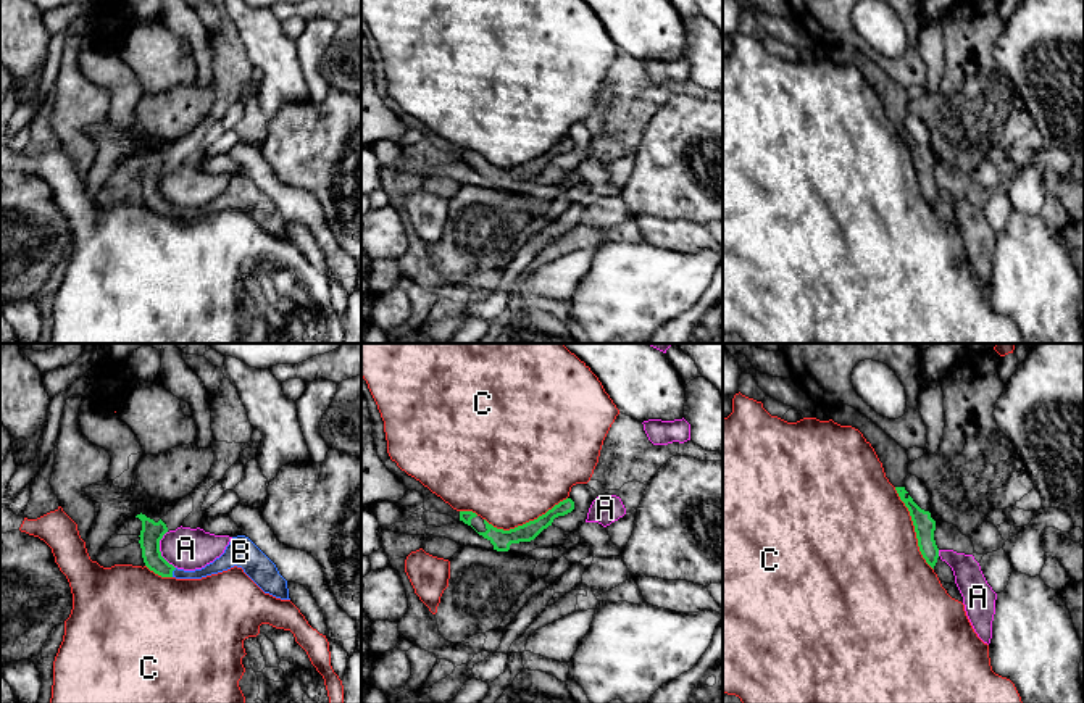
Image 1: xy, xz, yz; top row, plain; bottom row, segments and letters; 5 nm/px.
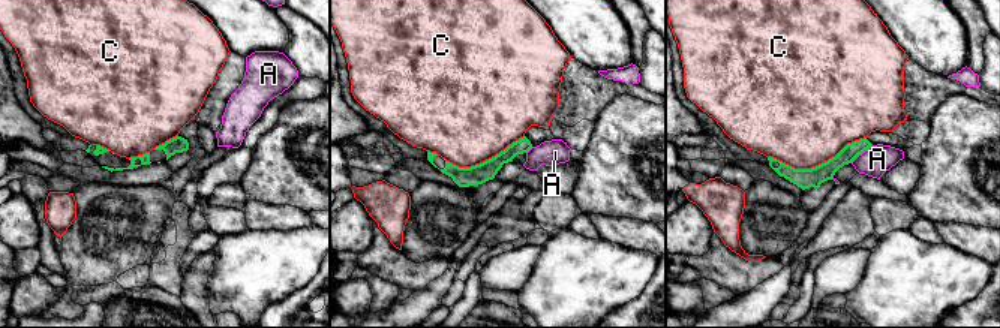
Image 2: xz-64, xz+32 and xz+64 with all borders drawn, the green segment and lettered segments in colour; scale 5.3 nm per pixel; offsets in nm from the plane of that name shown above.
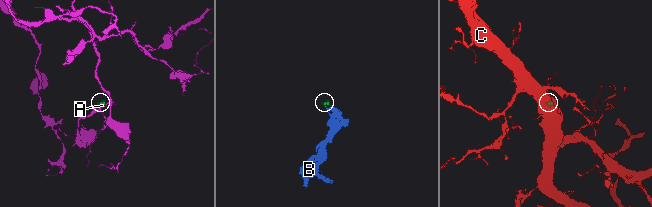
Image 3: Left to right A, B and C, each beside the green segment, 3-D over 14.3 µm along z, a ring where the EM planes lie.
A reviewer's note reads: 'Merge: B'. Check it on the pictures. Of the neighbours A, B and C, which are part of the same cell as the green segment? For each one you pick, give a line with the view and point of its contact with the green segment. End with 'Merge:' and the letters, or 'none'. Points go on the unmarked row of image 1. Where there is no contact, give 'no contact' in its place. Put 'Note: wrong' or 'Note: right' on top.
Note: right
B: meets green in xy at (171, 212)
Merge: B

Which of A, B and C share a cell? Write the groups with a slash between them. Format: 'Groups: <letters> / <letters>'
Groups: A / B / C

